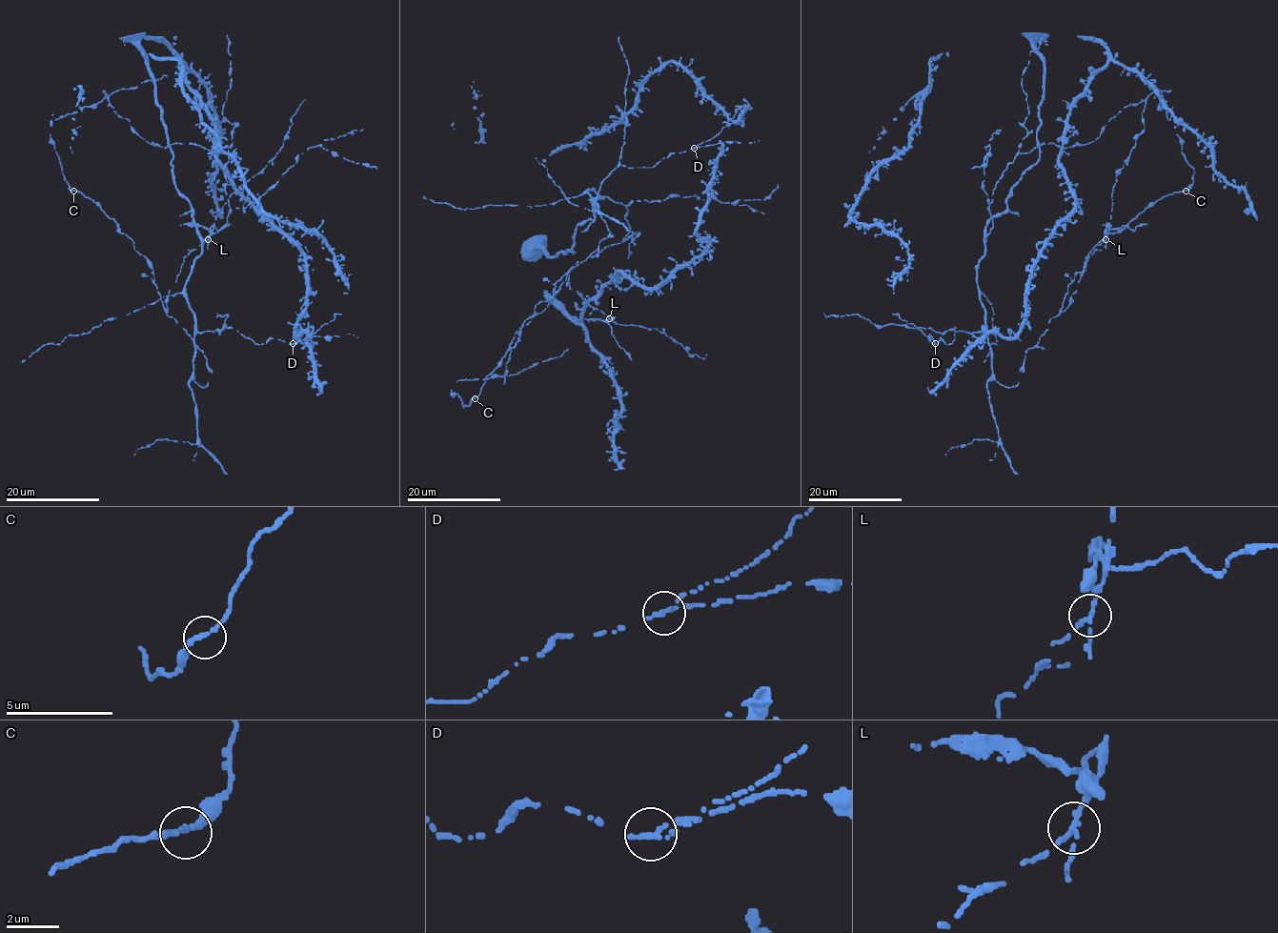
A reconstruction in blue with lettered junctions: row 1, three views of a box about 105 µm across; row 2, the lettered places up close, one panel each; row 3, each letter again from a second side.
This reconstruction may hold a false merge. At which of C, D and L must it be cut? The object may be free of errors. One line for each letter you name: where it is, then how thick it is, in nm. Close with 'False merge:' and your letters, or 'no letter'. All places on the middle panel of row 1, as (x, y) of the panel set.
L: (609, 318) | 240 nm
False merge: L

